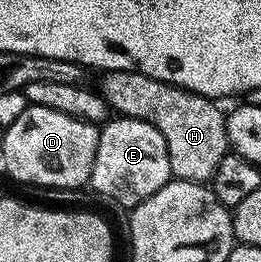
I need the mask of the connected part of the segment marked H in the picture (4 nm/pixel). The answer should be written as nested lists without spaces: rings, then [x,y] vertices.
[[[111,71],[104,76],[103,98],[118,116],[126,119],[145,119],[159,129],[173,162],[172,178],[186,179],[192,183],[212,180],[225,155],[230,154],[229,129],[226,116],[216,102],[174,87],[135,71]]]

